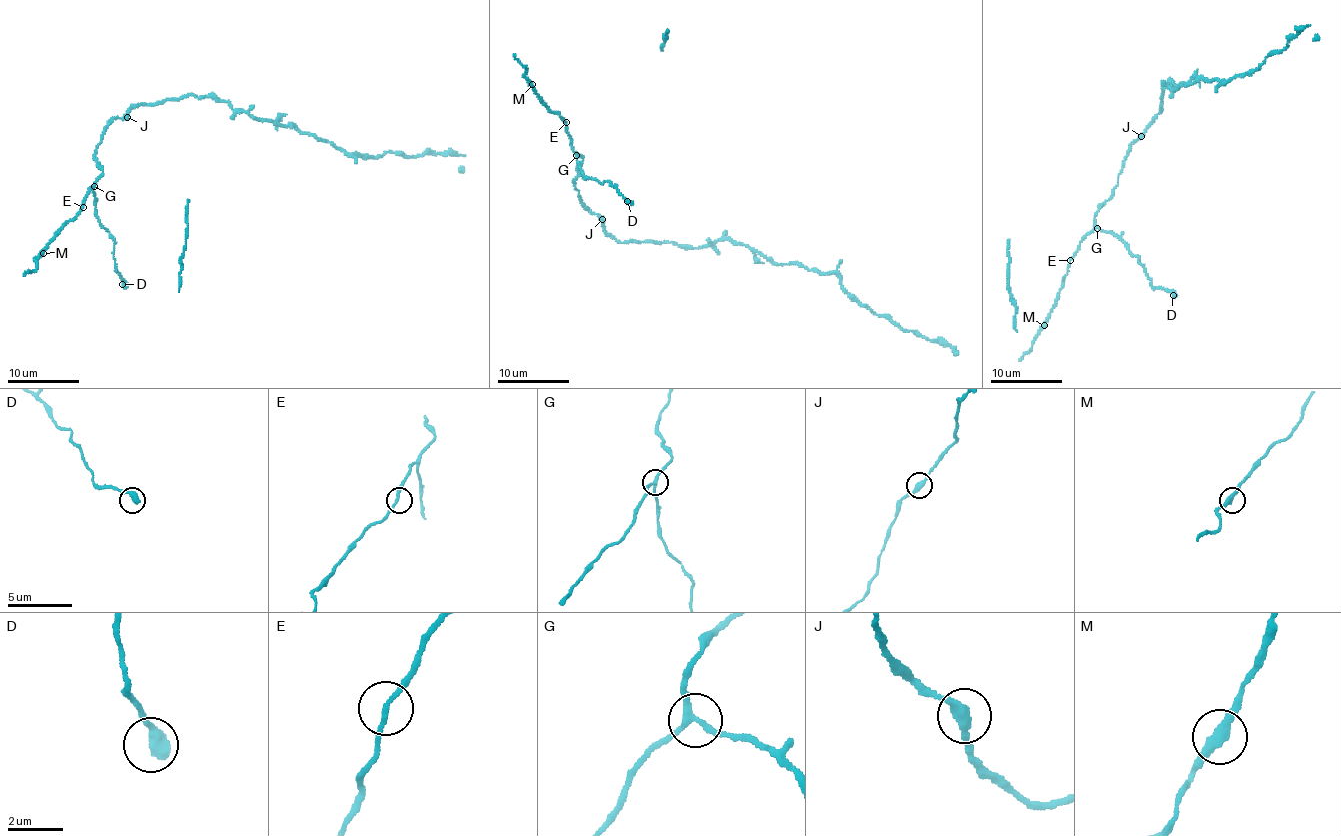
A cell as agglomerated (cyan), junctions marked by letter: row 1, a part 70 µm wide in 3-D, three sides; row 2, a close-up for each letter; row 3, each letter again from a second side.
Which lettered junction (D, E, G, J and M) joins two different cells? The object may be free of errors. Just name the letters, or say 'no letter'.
J

